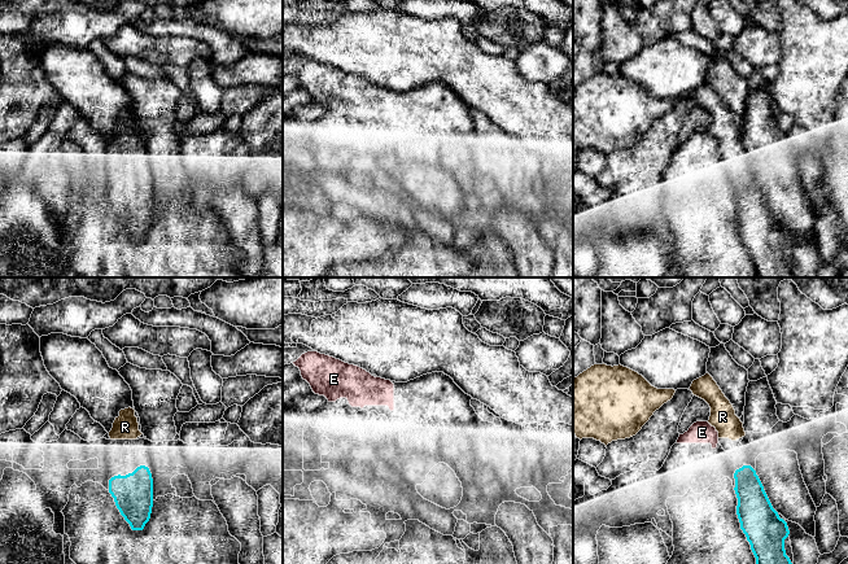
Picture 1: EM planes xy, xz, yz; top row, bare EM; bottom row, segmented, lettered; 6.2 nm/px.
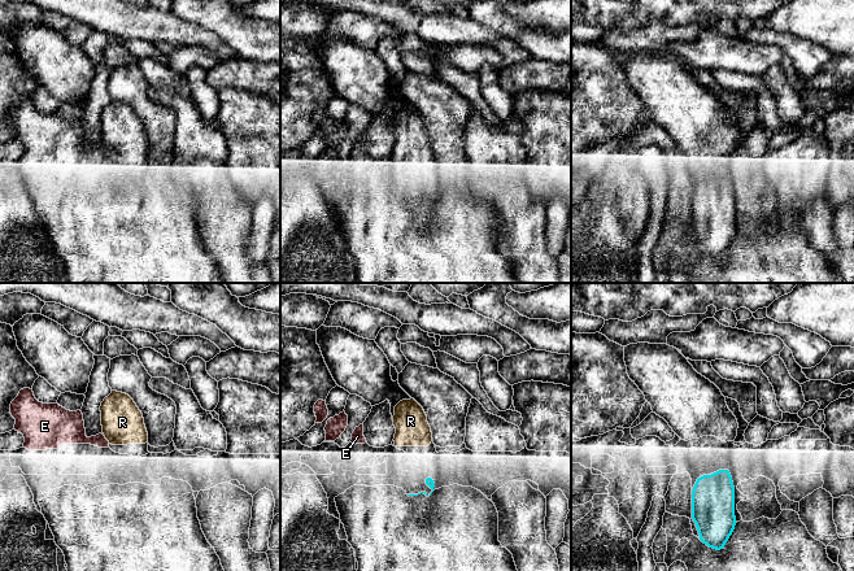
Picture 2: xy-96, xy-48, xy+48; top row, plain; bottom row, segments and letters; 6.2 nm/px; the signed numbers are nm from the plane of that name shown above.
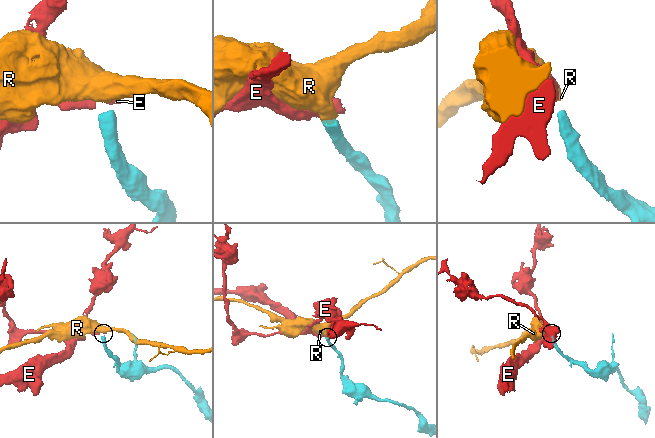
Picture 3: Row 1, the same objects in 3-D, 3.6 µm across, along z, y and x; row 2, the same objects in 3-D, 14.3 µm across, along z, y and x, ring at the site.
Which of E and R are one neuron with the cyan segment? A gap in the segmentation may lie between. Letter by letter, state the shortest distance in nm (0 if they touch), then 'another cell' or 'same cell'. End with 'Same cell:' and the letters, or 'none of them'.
E: 190 nm apart; another cell
R: 170 nm apart; same cell
Same cell: R

